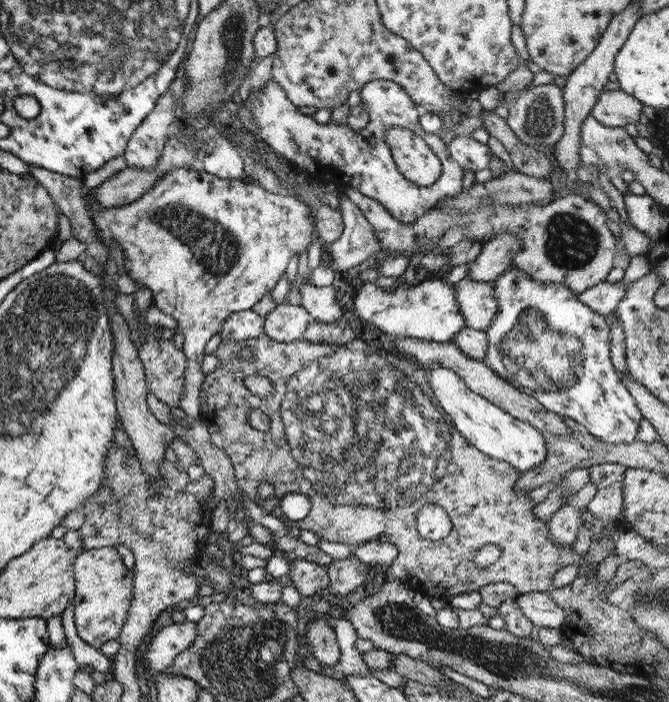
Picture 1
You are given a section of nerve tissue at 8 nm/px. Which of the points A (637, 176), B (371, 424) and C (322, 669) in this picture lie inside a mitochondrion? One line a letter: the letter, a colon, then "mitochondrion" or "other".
A: other
B: mitochondrion
C: other

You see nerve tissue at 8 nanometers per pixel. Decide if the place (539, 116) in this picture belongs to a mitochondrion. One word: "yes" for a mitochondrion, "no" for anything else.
yes

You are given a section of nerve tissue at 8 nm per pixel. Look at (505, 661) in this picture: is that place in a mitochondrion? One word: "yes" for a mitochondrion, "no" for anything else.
yes

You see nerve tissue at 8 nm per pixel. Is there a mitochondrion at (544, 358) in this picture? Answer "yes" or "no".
yes

